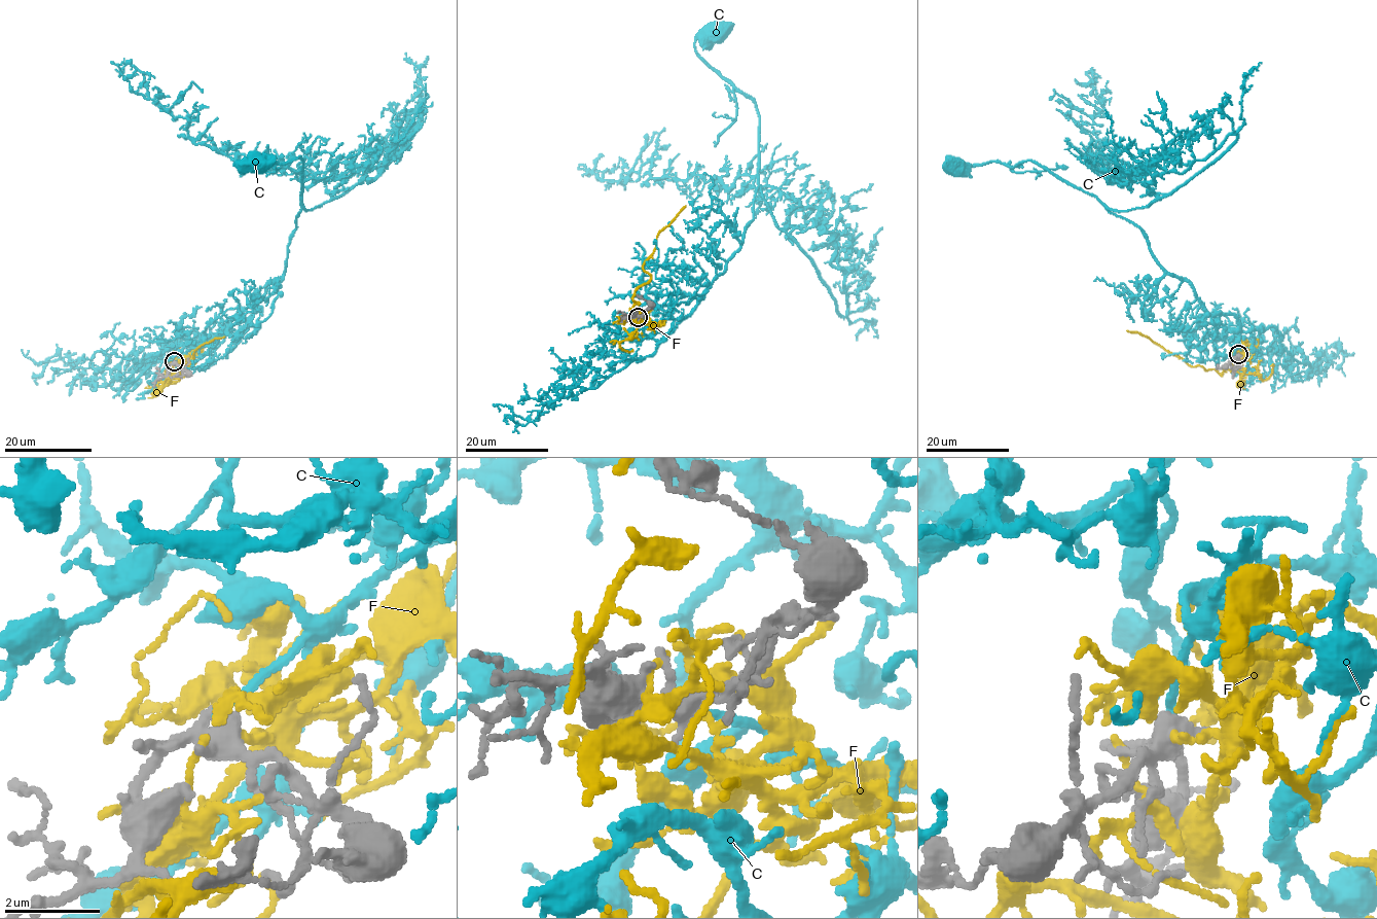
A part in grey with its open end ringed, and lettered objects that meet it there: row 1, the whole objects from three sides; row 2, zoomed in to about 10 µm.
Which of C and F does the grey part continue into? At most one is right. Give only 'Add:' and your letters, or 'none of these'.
Add: C

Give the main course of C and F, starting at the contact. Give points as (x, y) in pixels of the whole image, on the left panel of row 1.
C: (174, 361), (233, 319), (246, 319), (266, 286), (282, 275), (301, 209), (302, 160), (234, 164), (254, 165)
F: (176, 363), (165, 385), (171, 377), (187, 374), (182, 375), (179, 369), (192, 359), (194, 350), (224, 337)

